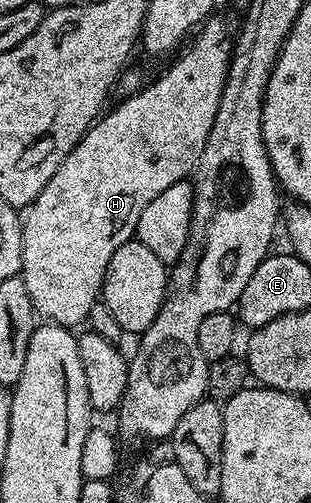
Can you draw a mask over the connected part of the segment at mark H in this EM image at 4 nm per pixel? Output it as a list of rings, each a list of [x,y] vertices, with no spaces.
[[[209,18],[195,32],[196,40],[189,42],[175,56],[172,67],[166,68],[149,87],[148,84],[141,86],[139,91],[124,97],[128,99],[122,100],[113,111],[105,110],[97,118],[27,208],[22,219],[22,278],[41,320],[69,329],[83,324],[92,306],[101,298],[106,265],[110,265],[114,249],[135,236],[142,209],[146,209],[162,189],[185,182],[195,172],[214,125],[214,113],[218,113],[218,101],[228,76],[228,61],[232,57],[230,31],[228,35],[227,25],[216,18]]]

